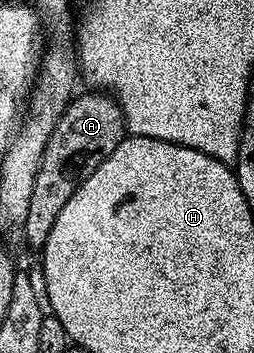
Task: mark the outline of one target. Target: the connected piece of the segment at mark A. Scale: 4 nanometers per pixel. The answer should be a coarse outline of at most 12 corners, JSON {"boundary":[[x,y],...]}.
{"boundary":[[113,95],[71,99],[44,146],[24,235],[42,249],[68,198],[127,135]]}

